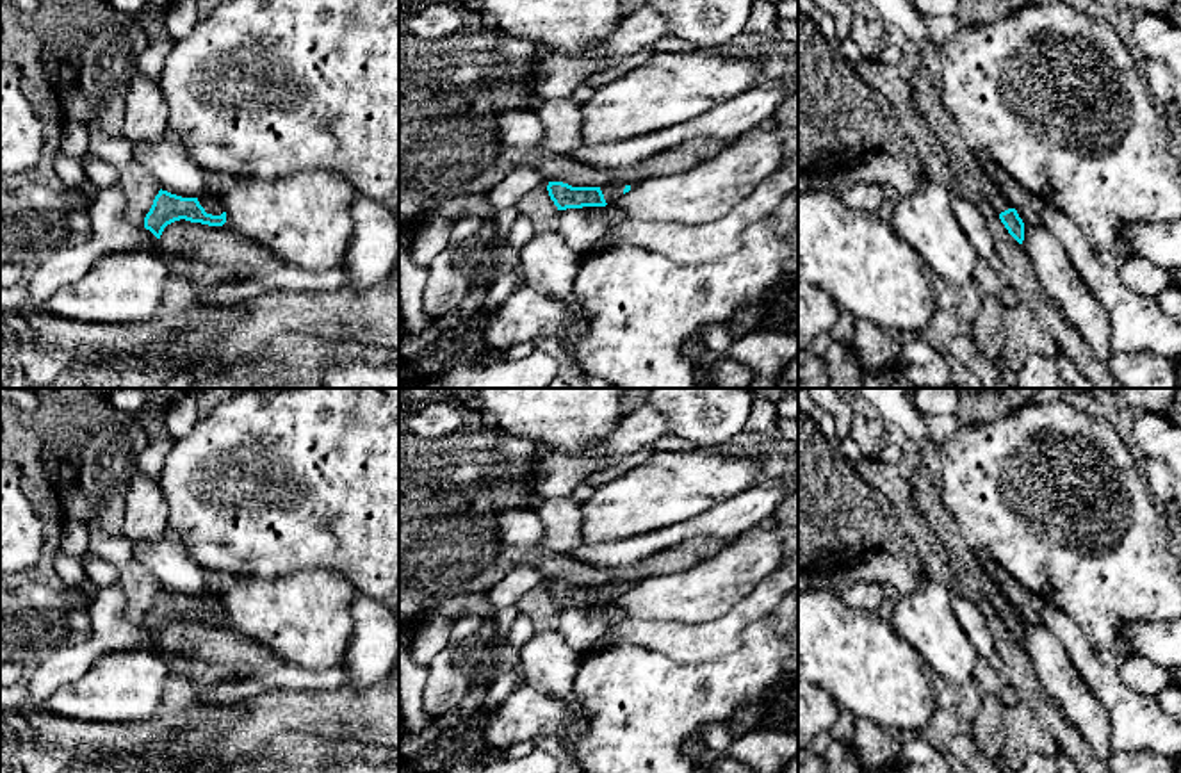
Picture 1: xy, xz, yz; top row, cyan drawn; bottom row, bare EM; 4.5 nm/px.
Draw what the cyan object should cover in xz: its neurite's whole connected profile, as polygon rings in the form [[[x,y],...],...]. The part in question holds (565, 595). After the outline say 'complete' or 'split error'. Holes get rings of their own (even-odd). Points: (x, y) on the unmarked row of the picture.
[[[549,581],[547,590],[558,609],[566,609],[613,604],[631,590],[631,582],[618,581],[602,586],[572,586],[563,581]]]; split error

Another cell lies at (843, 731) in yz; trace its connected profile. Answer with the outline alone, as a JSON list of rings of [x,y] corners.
[[[841,709],[835,725],[830,728],[834,741],[851,746],[855,734],[855,714],[851,711]]]

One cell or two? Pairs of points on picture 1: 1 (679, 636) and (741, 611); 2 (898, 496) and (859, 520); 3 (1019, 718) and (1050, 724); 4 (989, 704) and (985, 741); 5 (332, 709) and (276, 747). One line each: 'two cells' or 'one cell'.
1: one cell
2: two cells
3: two cells
4: one cell
5: two cells

